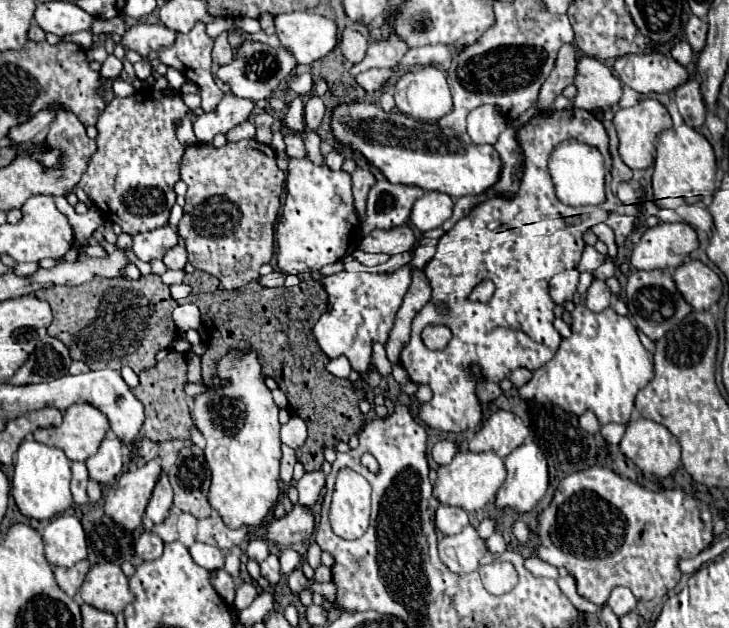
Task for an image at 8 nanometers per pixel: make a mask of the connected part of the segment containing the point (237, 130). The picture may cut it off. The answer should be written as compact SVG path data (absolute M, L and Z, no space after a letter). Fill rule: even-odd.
M250 121L234 127L234 129L226 135L228 141L242 141L242 139L254 139L254 137L256 137L256 129L254 129L254 125L252 125Z

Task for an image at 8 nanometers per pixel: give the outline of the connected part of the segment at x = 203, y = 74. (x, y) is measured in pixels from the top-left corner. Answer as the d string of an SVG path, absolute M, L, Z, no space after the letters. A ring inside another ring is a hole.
M196 23L190 33L178 33L178 39L172 47L162 49L162 63L184 73L186 79L200 85L202 111L214 111L222 99L212 73L210 73L210 53L214 41L206 35L206 25Z

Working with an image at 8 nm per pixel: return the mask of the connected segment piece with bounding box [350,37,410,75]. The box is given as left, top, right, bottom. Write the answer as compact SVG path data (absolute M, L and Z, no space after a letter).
M394 37L390 41L372 41L368 45L368 53L366 53L364 61L356 63L350 69L350 73L352 75L358 75L358 73L368 71L372 67L392 69L392 67L396 67L400 63L400 59L404 57L404 51L408 51L408 49L410 47L402 39L398 39L398 37Z

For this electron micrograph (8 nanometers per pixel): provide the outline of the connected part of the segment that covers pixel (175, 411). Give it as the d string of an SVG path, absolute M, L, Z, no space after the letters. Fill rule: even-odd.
M168 351L166 357L156 363L154 375L140 375L140 385L136 389L132 389L132 393L144 405L146 419L144 419L144 425L140 431L140 439L136 439L136 443L130 445L134 457L138 457L142 439L150 439L154 443L164 443L164 441L172 441L172 439L190 439L190 425L194 421L190 417L188 401L186 401L186 393L184 393L184 387L188 383L186 367L188 365L186 365L184 353Z

